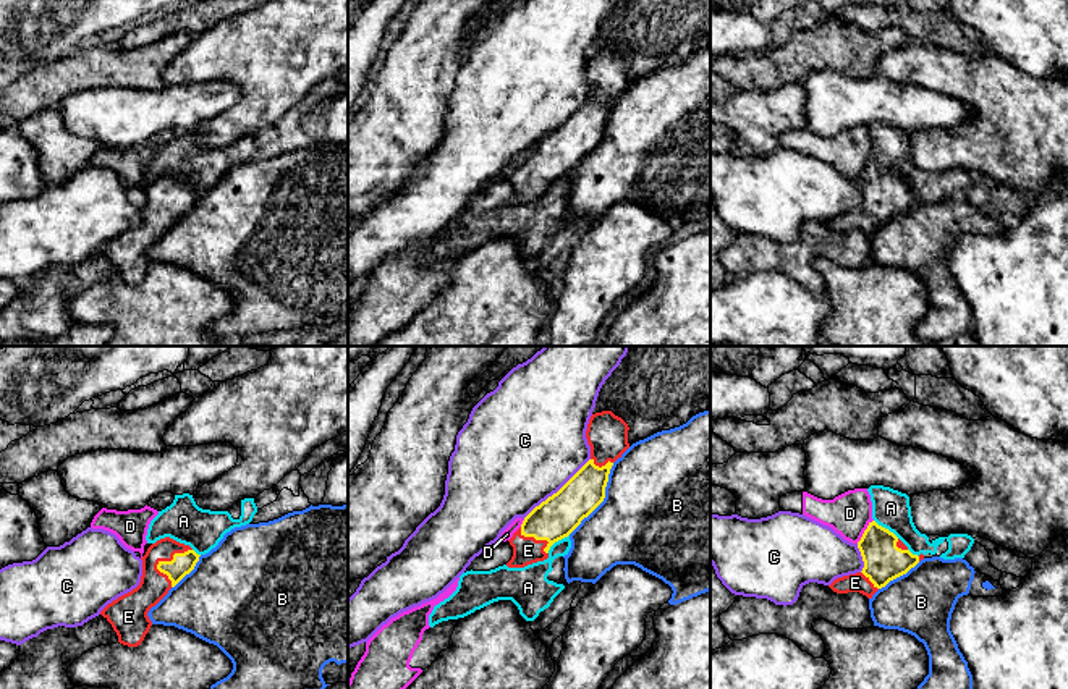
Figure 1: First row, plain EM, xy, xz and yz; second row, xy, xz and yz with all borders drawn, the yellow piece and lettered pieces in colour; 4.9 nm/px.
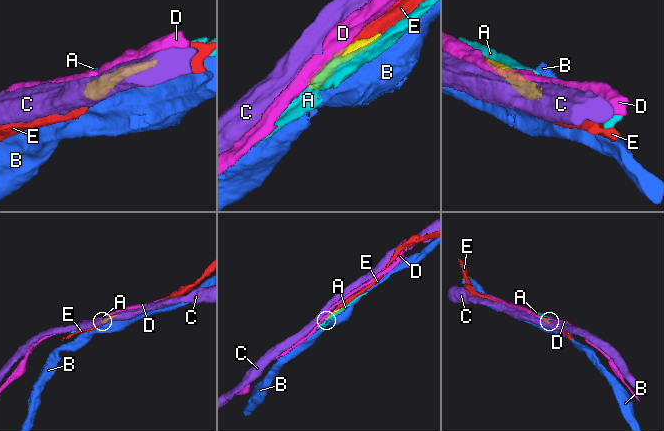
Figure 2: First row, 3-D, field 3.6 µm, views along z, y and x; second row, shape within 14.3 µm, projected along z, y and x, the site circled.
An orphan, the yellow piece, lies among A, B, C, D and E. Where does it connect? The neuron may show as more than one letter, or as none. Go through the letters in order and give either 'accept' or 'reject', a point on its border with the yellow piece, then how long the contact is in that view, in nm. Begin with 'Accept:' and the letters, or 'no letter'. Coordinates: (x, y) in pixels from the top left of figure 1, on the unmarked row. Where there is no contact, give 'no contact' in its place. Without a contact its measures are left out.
Accept: E
A: reject; meets yellow in xz at (557, 178); contact 140 nm long
B: reject; meets yellow in xz at (604, 135); contact 420 nm long
C: reject; meets yellow in xz at (557, 130); contact 440 nm long
D: reject; meets yellow in yz at (864, 169); contact 150 nm long
E: accept; meets yellow in xy at (164, 199); contact 220 nm long

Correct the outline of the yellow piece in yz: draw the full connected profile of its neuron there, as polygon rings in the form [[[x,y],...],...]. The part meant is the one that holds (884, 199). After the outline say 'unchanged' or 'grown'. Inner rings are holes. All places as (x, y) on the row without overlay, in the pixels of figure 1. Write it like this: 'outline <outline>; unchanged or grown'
outline [[[869,160],[858,180],[864,205],[861,210],[835,217],[829,225],[837,231],[859,230],[867,236],[890,218],[906,212],[924,192],[913,192],[888,167]]]; grown

